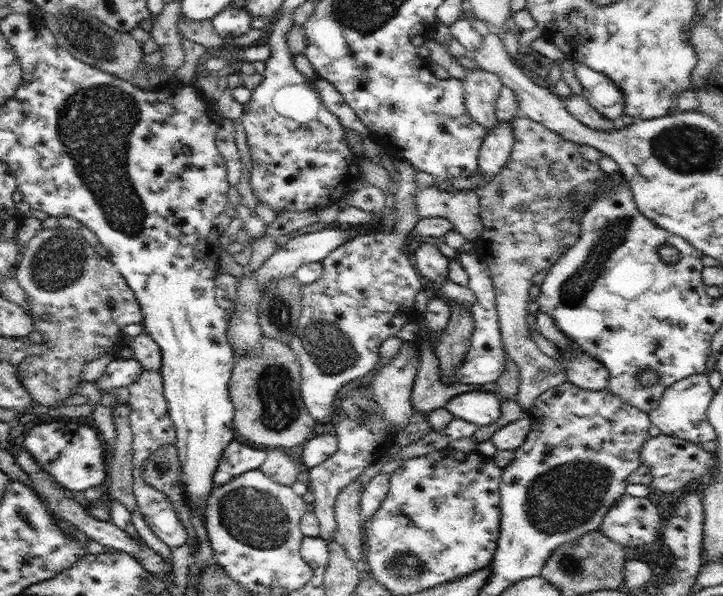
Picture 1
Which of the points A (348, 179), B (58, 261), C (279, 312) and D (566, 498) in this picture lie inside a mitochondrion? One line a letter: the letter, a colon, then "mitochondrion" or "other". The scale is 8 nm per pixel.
A: other
B: mitochondrion
C: mitochondrion
D: mitochondrion

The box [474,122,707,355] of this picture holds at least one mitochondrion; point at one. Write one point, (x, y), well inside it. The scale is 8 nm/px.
(612, 234)

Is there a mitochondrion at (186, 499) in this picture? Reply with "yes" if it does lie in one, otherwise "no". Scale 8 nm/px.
no

